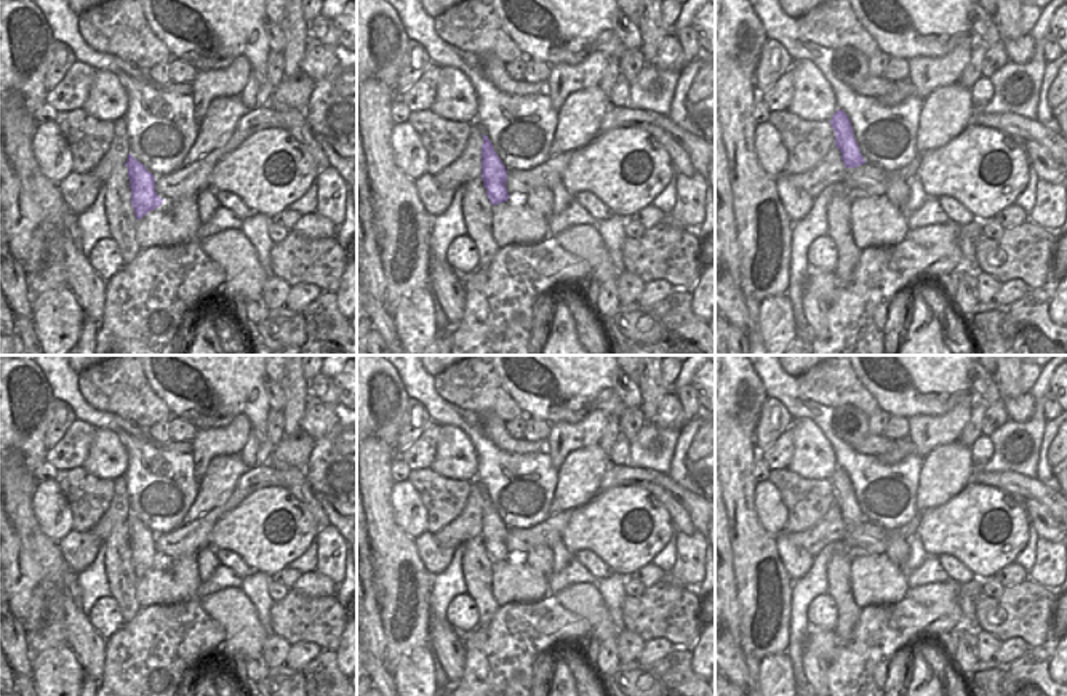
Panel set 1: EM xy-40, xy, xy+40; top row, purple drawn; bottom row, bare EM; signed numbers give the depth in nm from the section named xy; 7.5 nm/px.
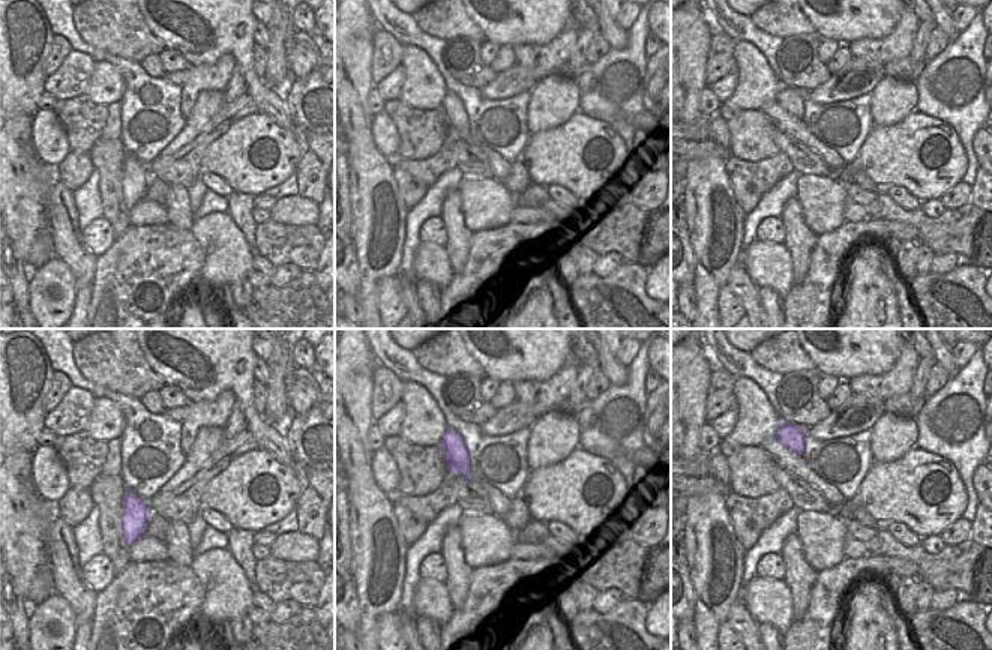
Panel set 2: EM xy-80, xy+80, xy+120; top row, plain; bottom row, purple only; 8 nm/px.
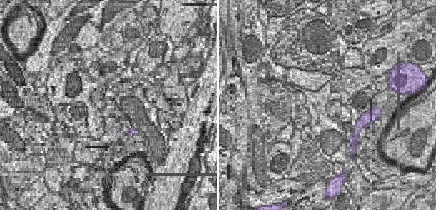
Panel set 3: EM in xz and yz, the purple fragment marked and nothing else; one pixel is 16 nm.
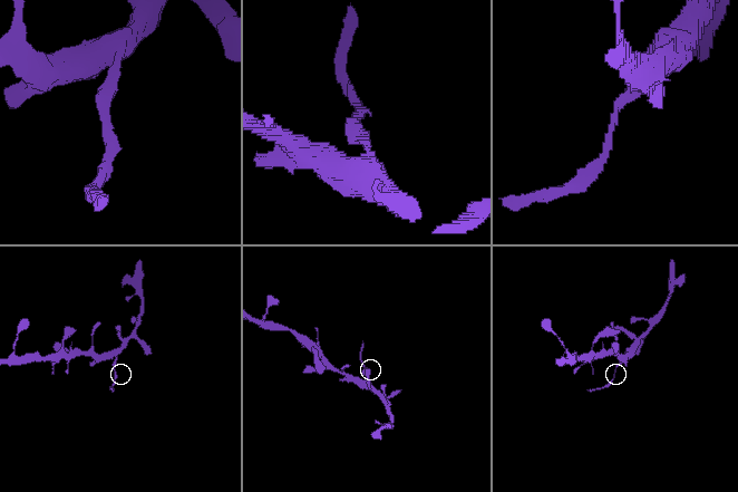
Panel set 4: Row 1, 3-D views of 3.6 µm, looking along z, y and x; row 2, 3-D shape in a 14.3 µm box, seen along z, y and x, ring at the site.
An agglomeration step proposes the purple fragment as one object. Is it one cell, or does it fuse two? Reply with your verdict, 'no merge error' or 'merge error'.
merge error

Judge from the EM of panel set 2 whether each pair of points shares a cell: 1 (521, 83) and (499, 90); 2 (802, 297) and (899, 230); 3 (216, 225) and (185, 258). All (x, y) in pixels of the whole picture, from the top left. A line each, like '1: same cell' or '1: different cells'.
1: same cell
2: same cell
3: different cells

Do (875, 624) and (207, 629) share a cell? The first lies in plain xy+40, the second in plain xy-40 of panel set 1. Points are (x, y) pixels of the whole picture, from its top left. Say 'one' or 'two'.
one

